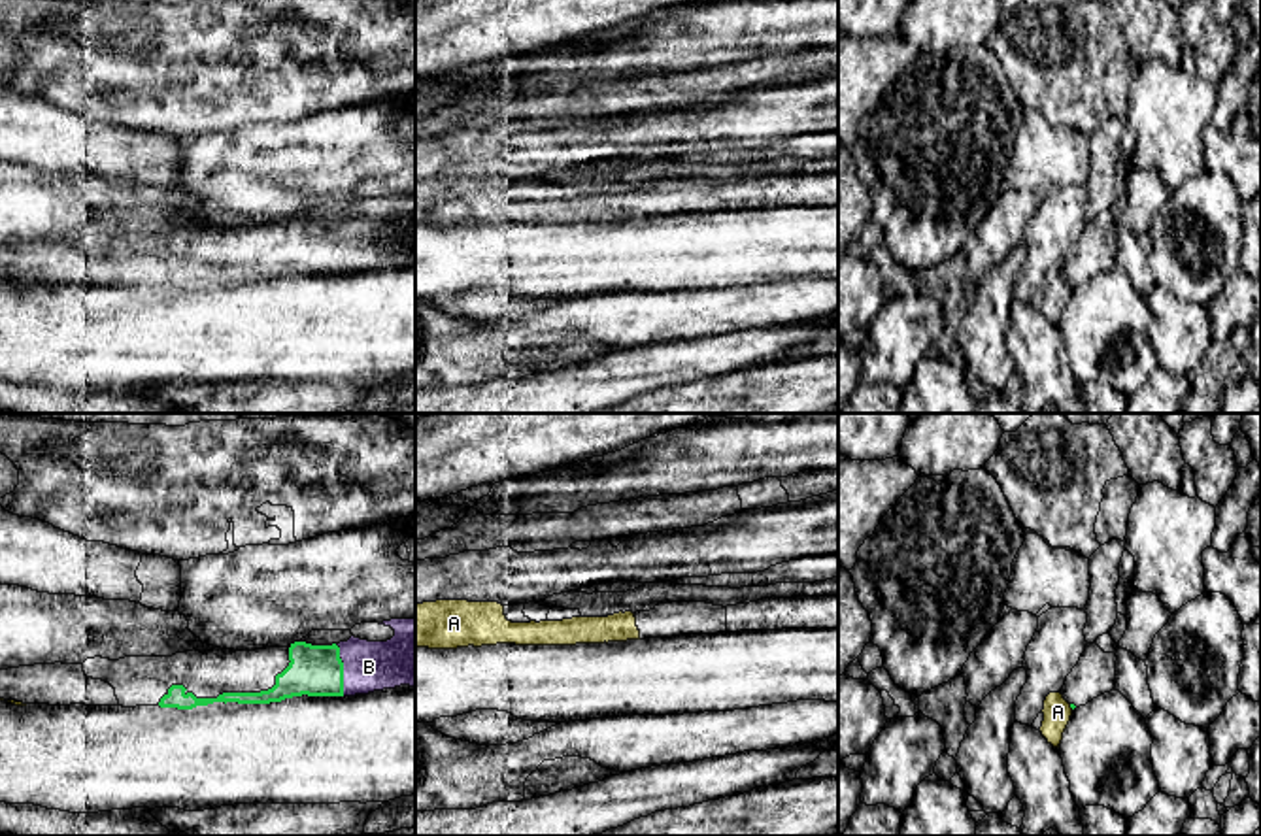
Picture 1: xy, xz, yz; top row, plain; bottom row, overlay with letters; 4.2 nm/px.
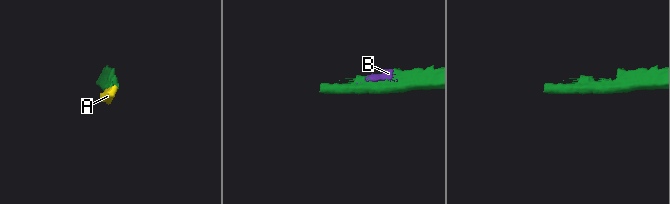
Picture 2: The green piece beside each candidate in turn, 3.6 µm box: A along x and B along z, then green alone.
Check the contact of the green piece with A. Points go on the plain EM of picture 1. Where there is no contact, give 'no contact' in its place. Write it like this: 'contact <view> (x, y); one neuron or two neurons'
contact yz (1071, 284); two neurons

